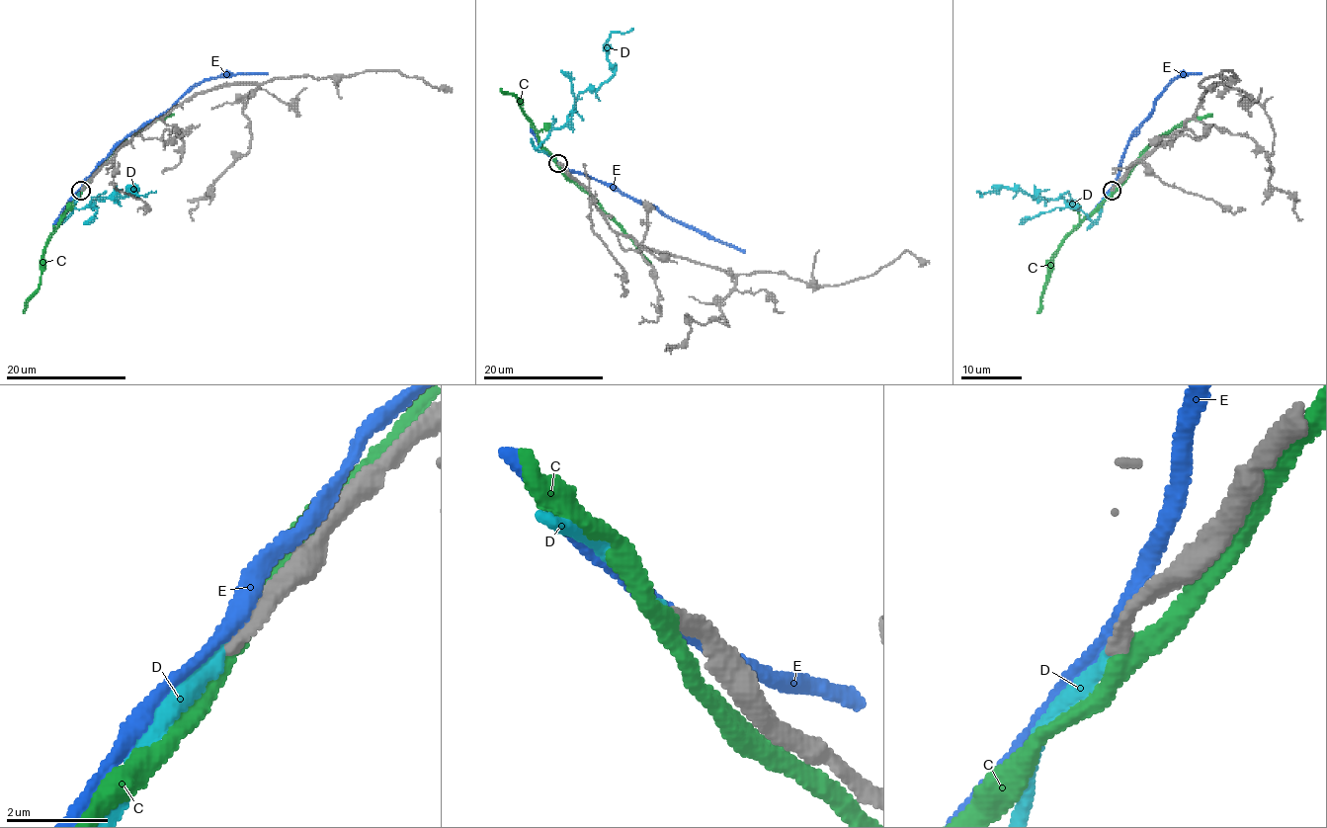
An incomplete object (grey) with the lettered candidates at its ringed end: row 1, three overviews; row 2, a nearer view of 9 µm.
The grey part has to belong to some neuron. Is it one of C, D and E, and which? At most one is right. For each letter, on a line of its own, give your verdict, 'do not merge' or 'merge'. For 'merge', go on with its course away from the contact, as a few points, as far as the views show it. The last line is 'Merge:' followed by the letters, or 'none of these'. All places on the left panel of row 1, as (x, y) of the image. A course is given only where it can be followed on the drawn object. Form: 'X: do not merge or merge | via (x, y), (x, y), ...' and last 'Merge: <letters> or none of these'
C: do not merge
D: merge | via (82, 189), (60, 222), (94, 197), (126, 197), (136, 191), (129, 188), (146, 195), (155, 191)
E: do not merge
Merge: D

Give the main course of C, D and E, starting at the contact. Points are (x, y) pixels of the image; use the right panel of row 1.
C: (1114, 189), (1064, 240), (1053, 259), (1053, 268), (1036, 313)
D: (1113, 189), (1102, 203), (1100, 216), (1094, 222), (1061, 197), (1045, 200), (1007, 188), (981, 195), (976, 191)
E: (1114, 186), (1128, 139), (1148, 118), (1153, 103), (1180, 74), (1202, 72)

